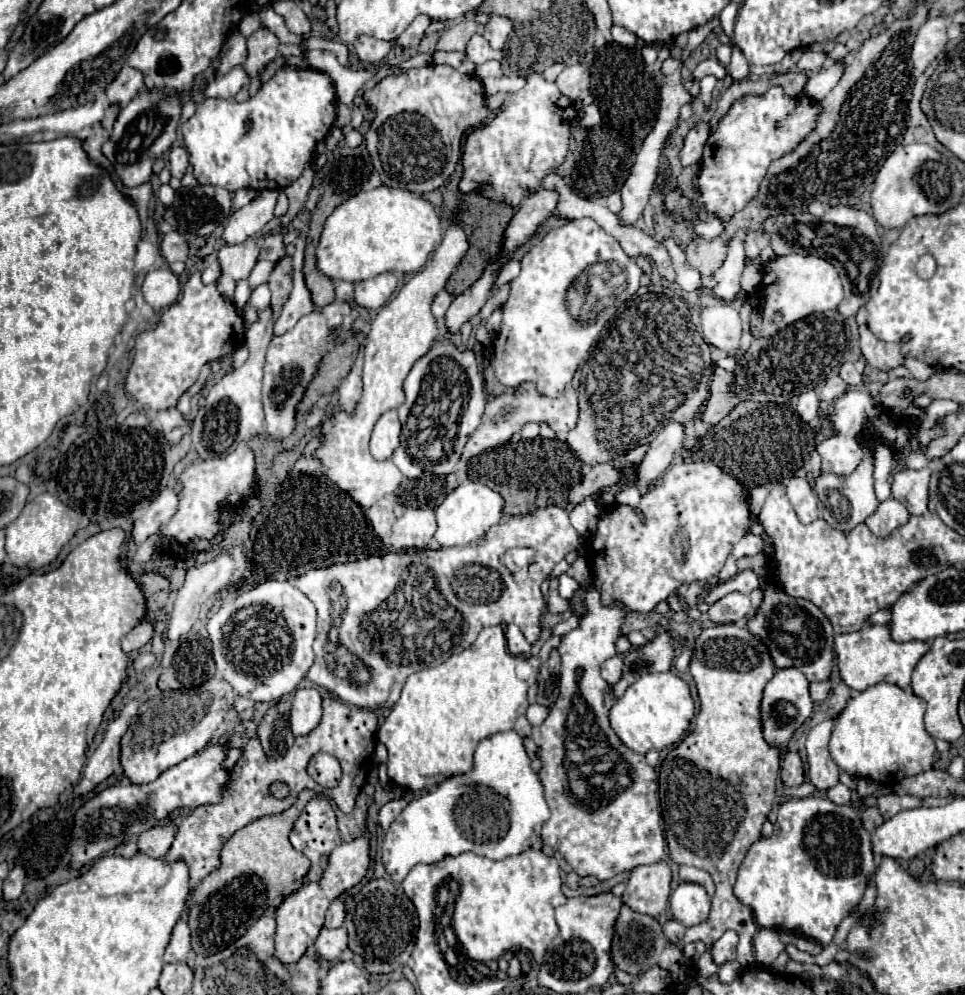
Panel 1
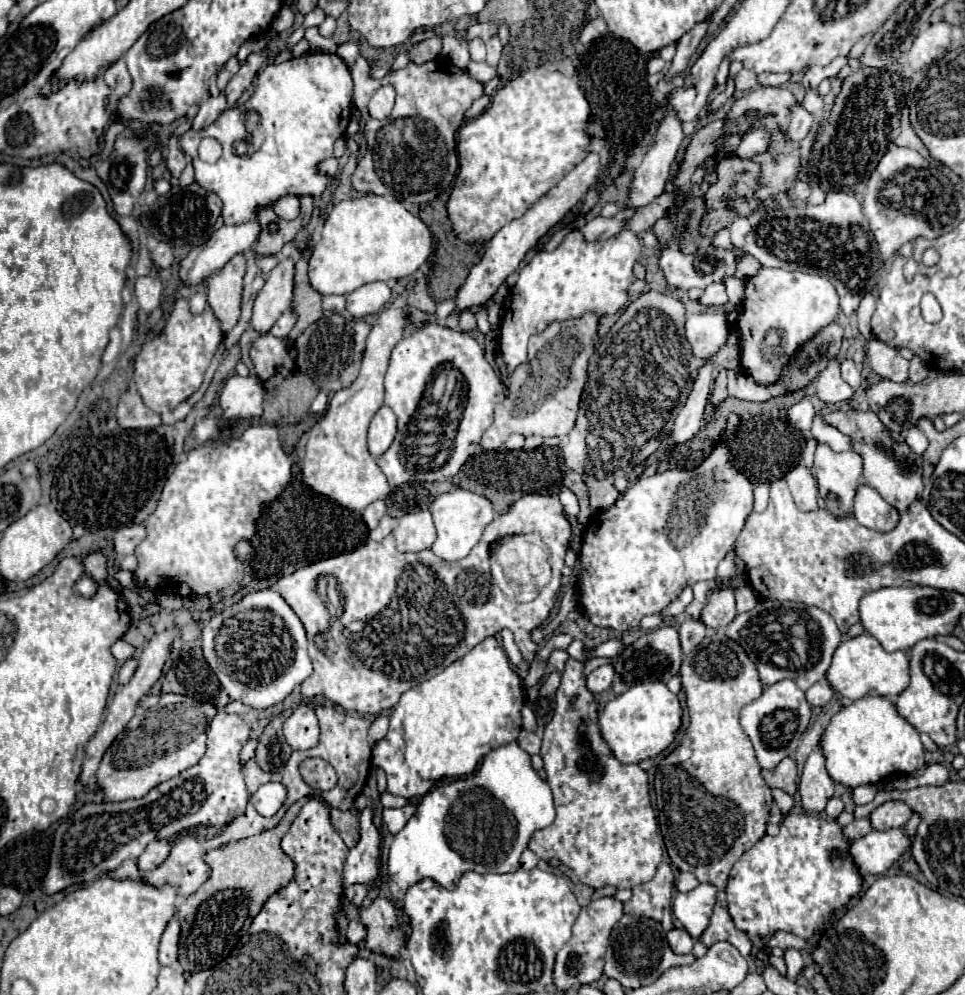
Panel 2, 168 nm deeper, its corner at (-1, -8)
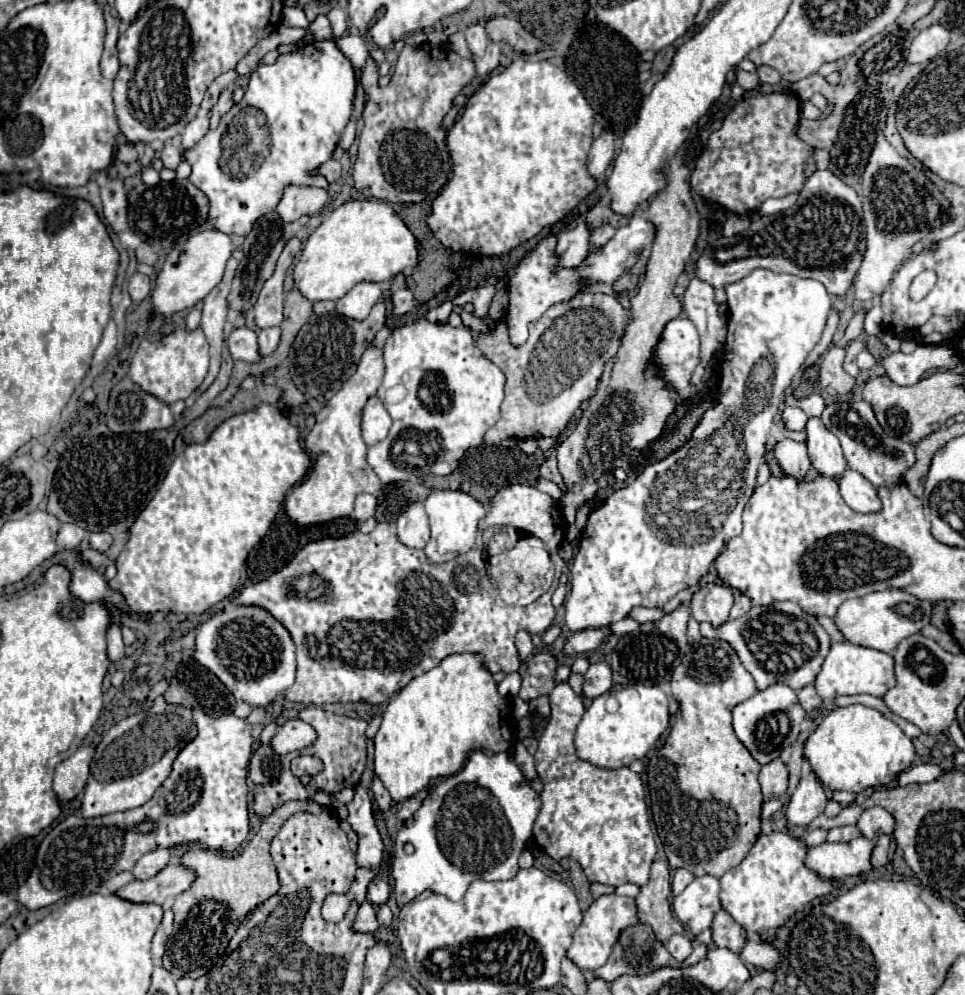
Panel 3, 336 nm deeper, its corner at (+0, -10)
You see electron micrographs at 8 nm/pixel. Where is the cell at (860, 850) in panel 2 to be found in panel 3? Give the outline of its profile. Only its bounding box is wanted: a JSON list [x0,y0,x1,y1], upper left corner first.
[804,836,874,880]

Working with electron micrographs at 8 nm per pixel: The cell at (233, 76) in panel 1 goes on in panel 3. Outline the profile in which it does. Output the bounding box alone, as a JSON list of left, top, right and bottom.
[182,114,210,150]

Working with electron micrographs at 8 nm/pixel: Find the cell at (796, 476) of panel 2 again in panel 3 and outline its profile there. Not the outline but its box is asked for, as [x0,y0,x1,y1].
[774,438,810,480]

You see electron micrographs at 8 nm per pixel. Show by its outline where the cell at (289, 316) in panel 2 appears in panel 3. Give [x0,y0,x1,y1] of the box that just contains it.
[258,328,280,356]

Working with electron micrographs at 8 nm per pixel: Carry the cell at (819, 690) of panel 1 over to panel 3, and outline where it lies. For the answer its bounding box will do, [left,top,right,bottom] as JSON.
[798,684,822,712]

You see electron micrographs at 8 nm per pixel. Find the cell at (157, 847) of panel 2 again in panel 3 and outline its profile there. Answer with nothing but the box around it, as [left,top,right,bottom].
[132,848,170,880]

